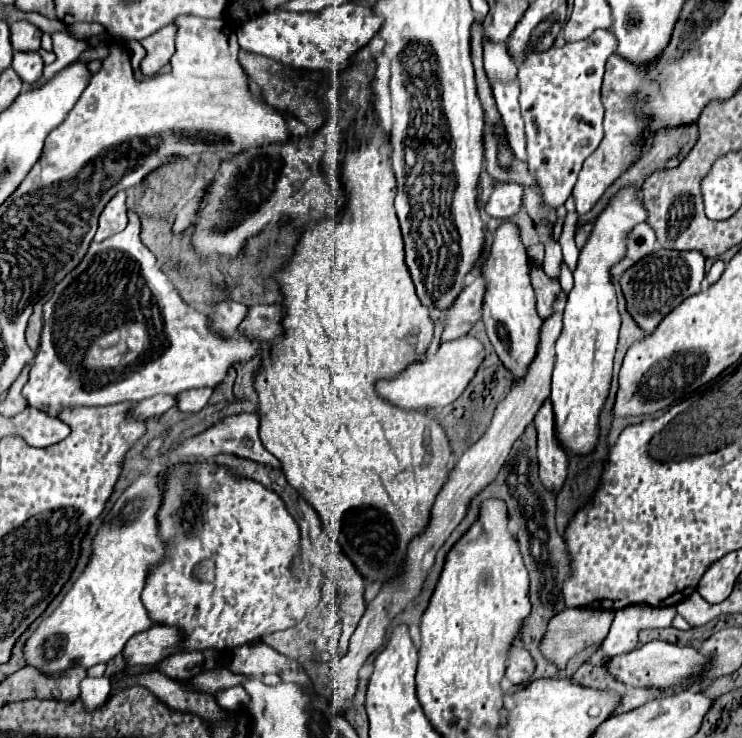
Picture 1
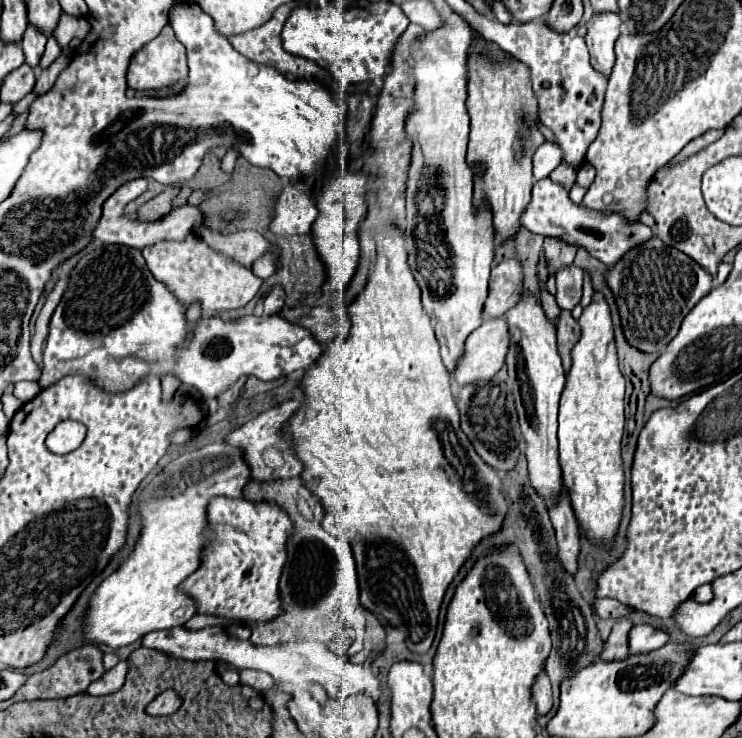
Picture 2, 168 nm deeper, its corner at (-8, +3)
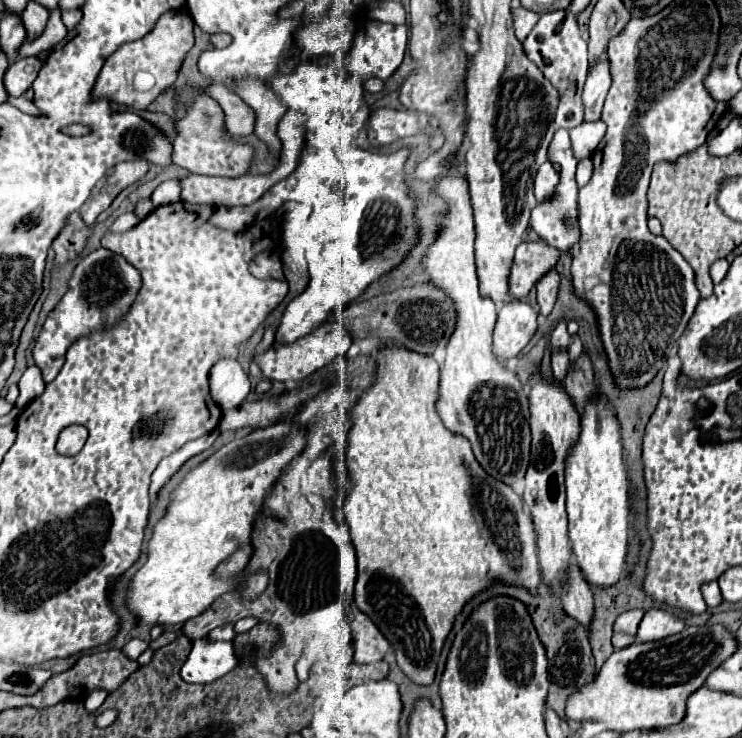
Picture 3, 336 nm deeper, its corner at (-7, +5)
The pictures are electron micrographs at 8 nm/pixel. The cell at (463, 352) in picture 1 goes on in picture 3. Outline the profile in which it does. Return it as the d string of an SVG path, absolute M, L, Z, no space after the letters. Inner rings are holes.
M517 301L515 305L505 303L499 309L497 323L493 329L493 351L495 351L495 357L499 357L499 363L505 363L509 357L517 357L523 351L523 347L531 341L535 331L537 331L537 311L531 305L523 301Z

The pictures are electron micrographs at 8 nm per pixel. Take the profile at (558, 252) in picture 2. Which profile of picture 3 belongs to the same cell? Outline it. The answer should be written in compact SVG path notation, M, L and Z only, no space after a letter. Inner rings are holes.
M551 269L543 279L537 283L537 303L539 303L539 313L549 315L555 301L557 301L557 291L559 291L559 273L557 269Z

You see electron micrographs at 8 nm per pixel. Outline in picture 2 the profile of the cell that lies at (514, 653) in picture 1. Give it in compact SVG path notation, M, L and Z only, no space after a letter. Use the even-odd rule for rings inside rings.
M544 671L540 673L540 677L534 683L534 701L538 705L540 715L550 713L550 709L552 709L552 689L550 689L550 681L548 681Z

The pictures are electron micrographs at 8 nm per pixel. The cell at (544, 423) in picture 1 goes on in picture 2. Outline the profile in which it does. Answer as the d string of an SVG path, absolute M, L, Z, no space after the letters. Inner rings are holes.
M566 491L560 493L560 501L550 511L550 521L556 531L556 543L558 543L558 561L564 567L566 573L572 577L578 571L578 555L580 555L580 533L578 523L572 513L572 507L568 505Z

